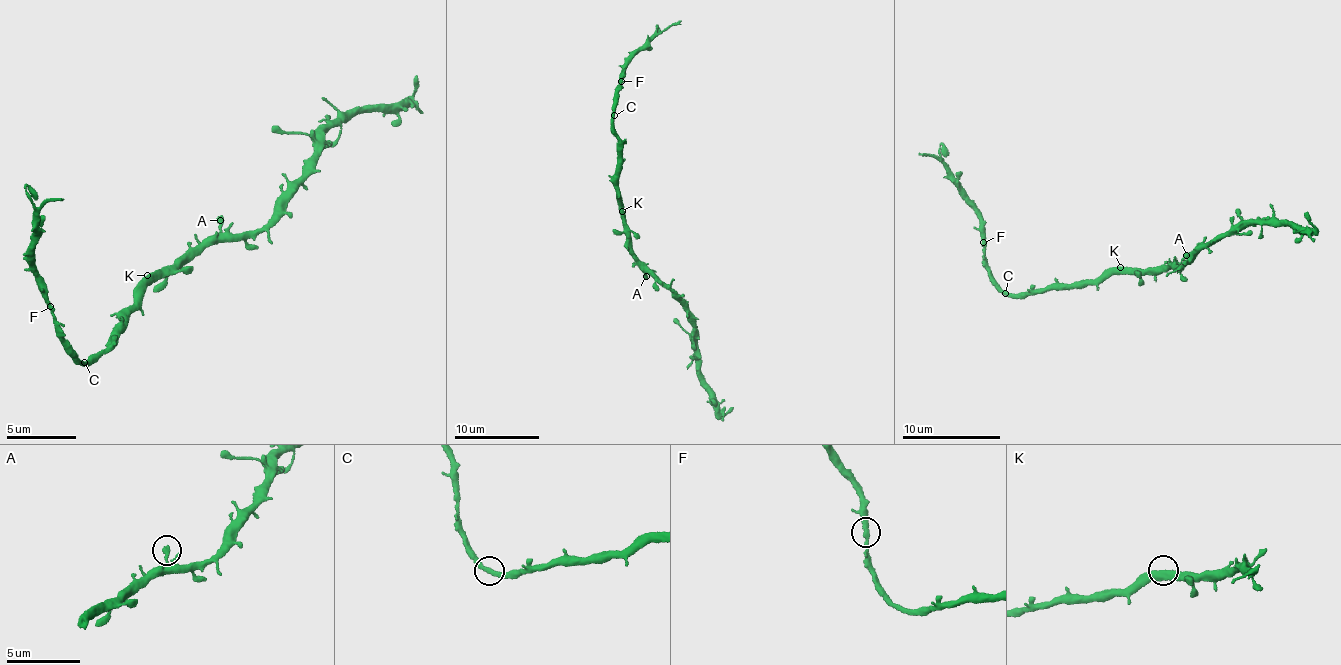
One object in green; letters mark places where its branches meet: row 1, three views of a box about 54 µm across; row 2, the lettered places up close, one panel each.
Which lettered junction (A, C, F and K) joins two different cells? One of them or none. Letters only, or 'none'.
none

